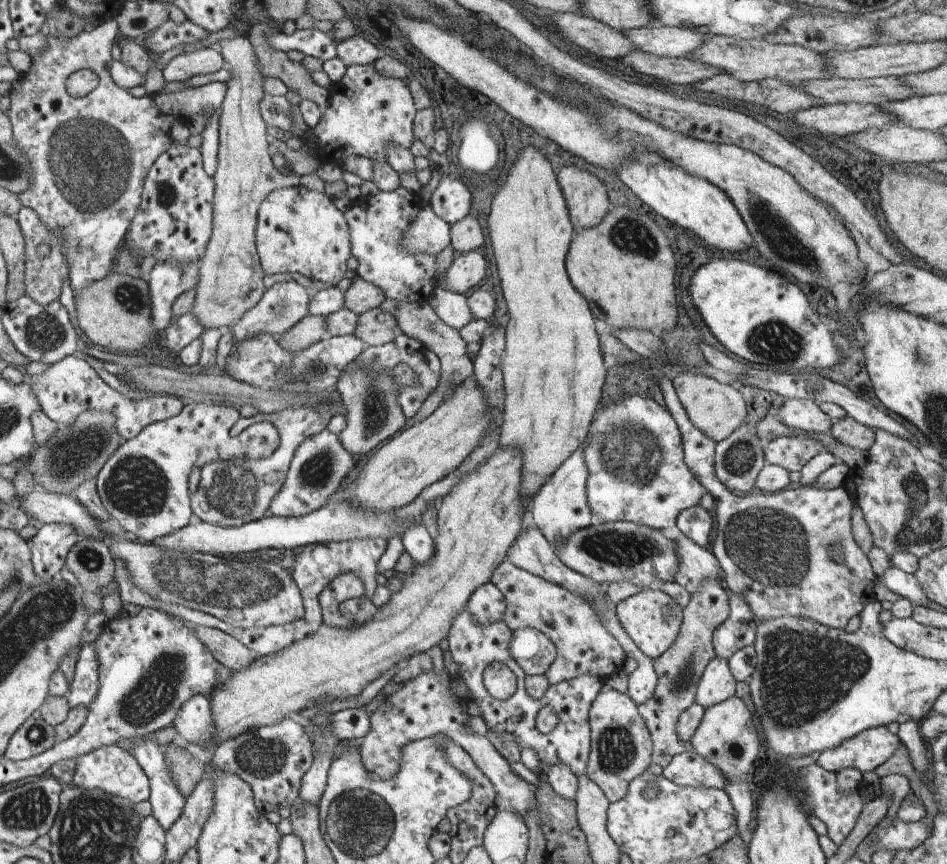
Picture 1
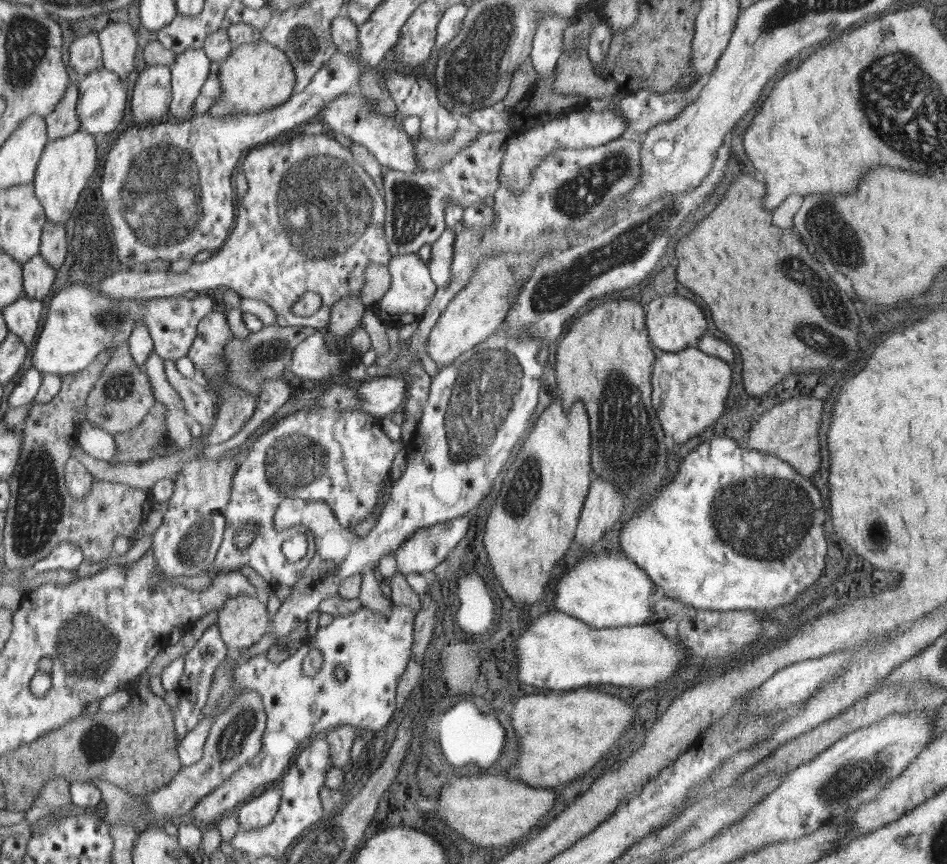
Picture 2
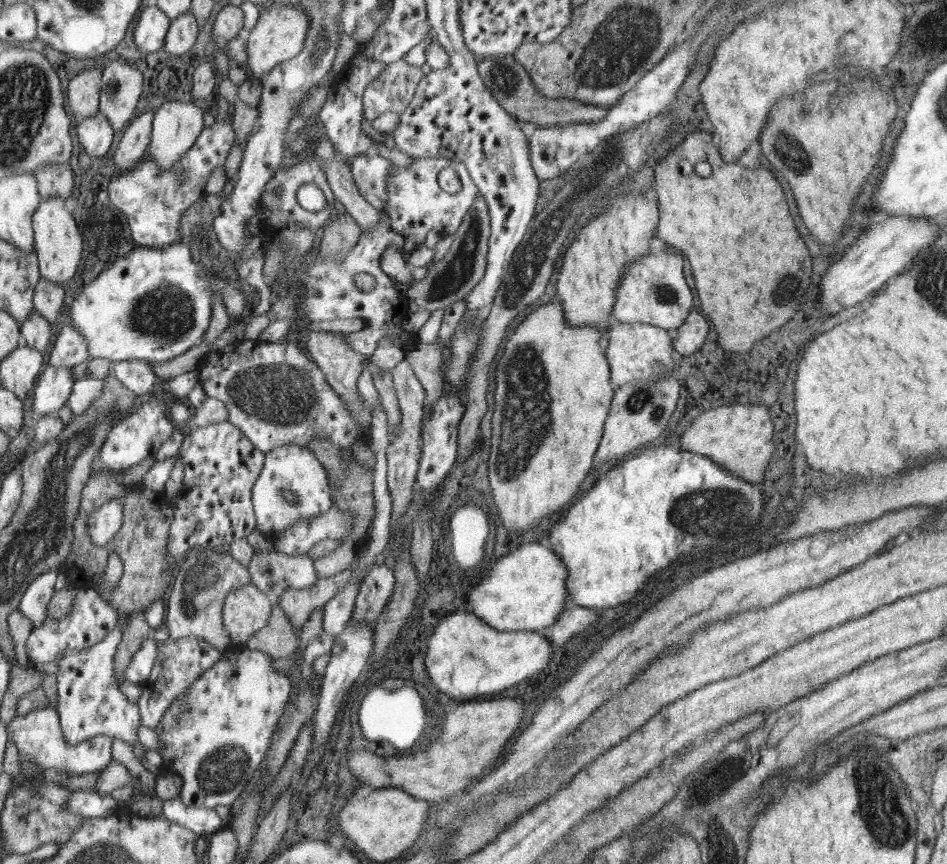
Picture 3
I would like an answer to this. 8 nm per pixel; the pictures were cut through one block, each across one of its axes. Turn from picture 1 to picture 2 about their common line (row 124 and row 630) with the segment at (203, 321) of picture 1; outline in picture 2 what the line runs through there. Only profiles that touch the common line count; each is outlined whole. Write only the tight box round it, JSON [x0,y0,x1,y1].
[217,594,268,651]

